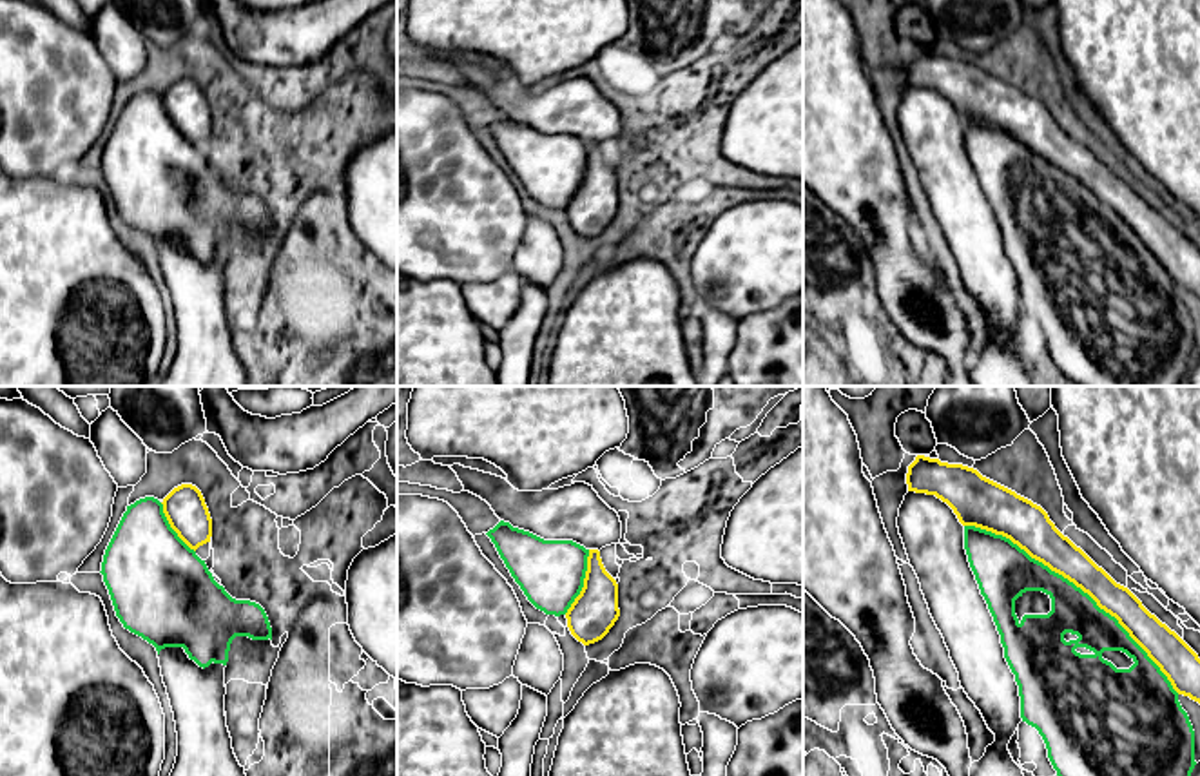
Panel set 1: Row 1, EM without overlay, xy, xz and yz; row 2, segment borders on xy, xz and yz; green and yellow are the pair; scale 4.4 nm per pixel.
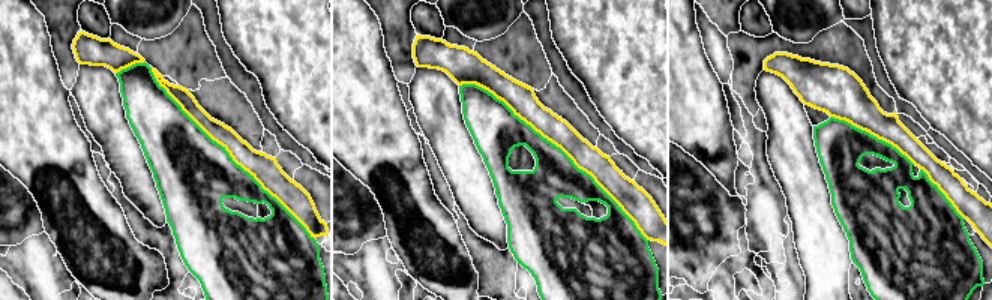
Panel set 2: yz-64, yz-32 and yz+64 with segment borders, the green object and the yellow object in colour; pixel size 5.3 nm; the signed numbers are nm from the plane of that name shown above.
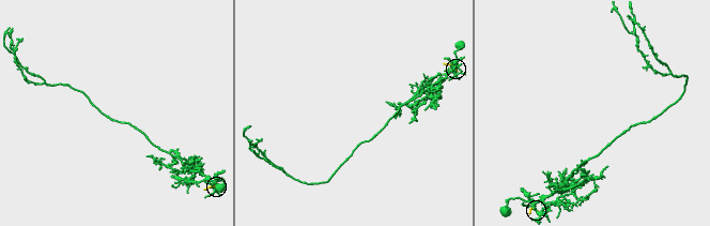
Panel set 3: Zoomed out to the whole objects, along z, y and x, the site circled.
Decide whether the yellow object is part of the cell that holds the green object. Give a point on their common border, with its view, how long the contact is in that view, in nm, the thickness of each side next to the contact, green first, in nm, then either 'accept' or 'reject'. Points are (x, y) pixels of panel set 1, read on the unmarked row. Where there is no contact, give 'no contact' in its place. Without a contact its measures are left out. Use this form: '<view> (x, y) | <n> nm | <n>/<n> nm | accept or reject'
yz (1075, 180) | 1200 nm | 190/170 nm | reject

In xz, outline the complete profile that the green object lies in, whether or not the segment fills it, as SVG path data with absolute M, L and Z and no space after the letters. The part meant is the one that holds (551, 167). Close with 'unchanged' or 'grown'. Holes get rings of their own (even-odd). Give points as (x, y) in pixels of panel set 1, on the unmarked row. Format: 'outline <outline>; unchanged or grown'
outline M504 114L486 129L537 203L567 207L584 181L589 143L573 134L544 134Z; unchanged

